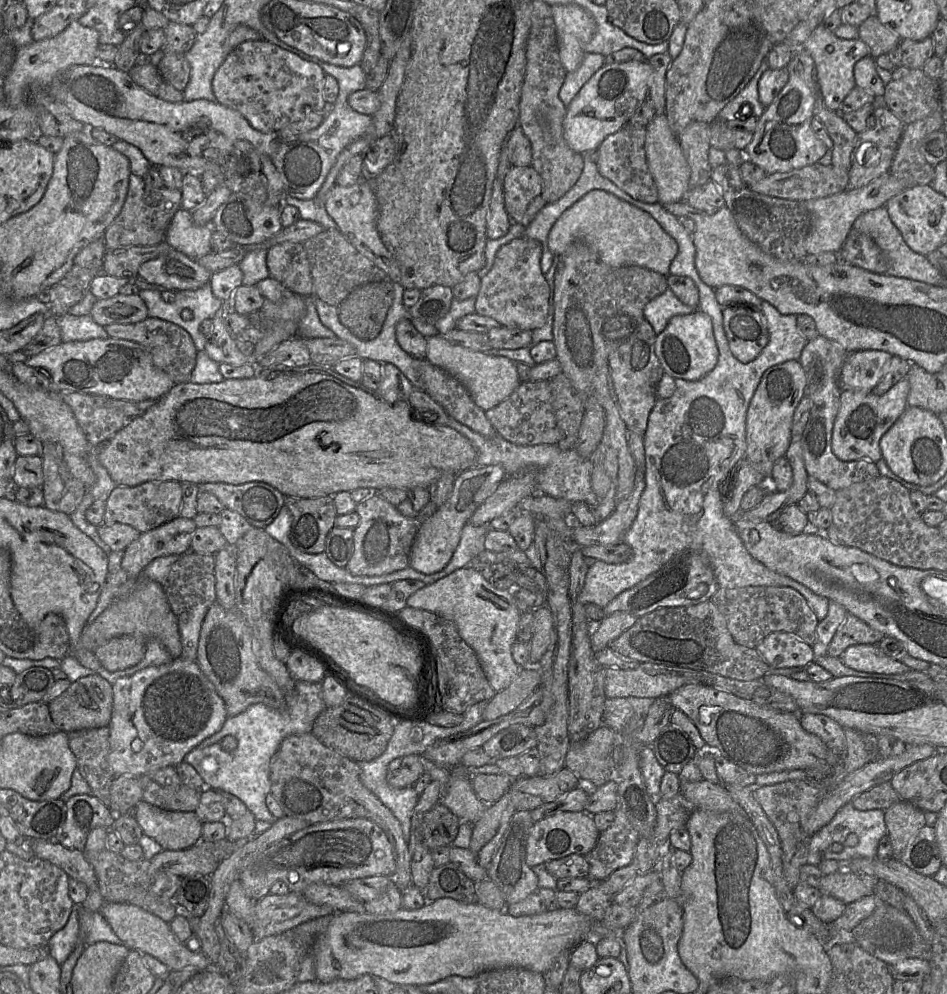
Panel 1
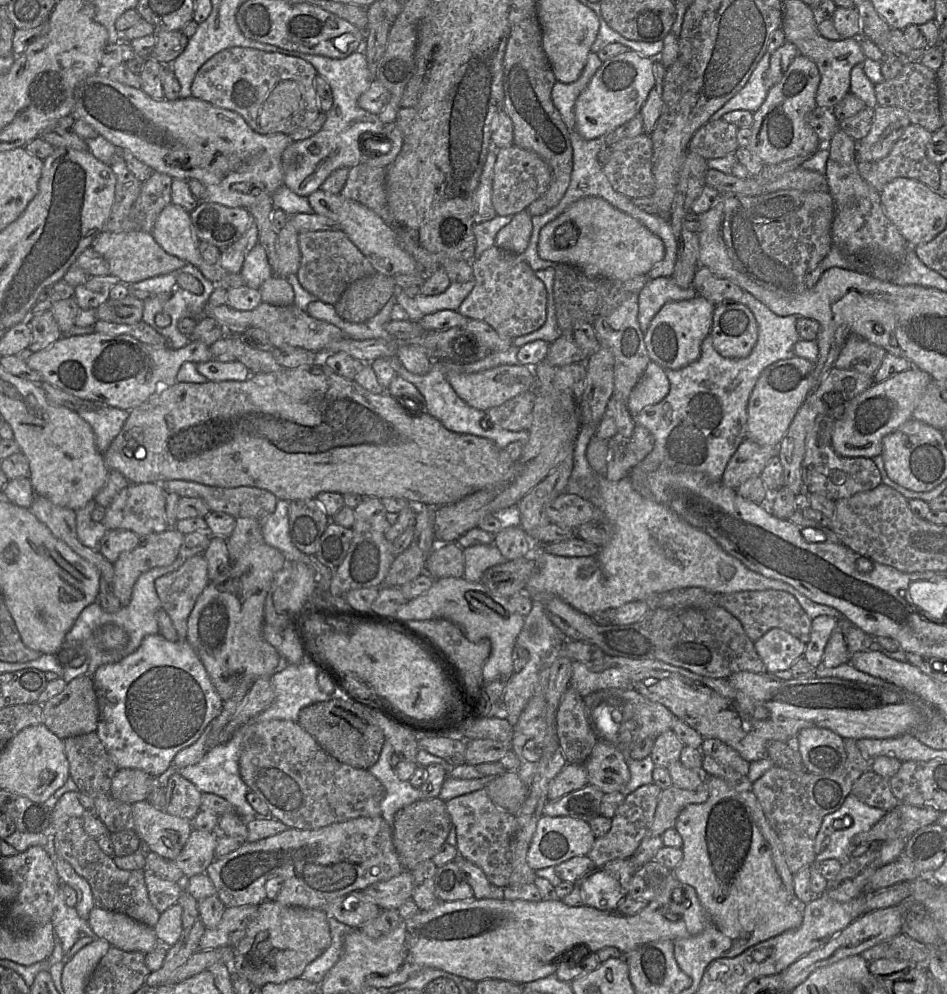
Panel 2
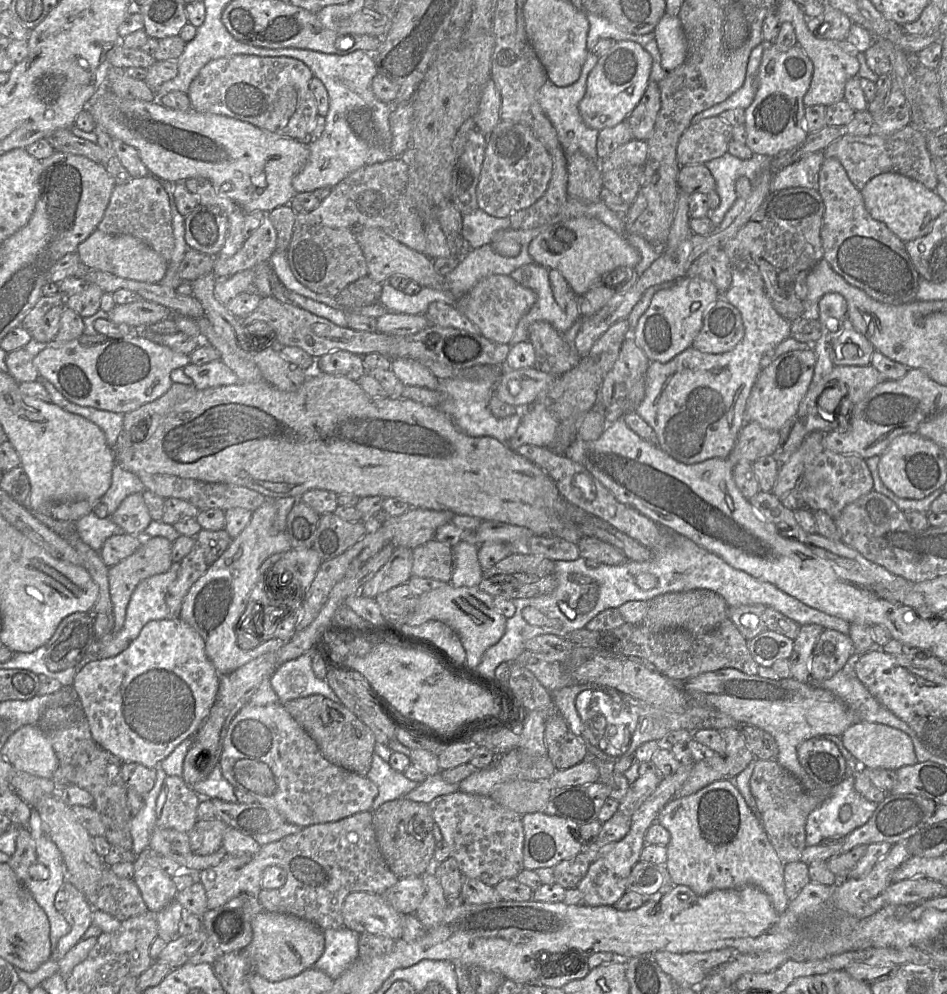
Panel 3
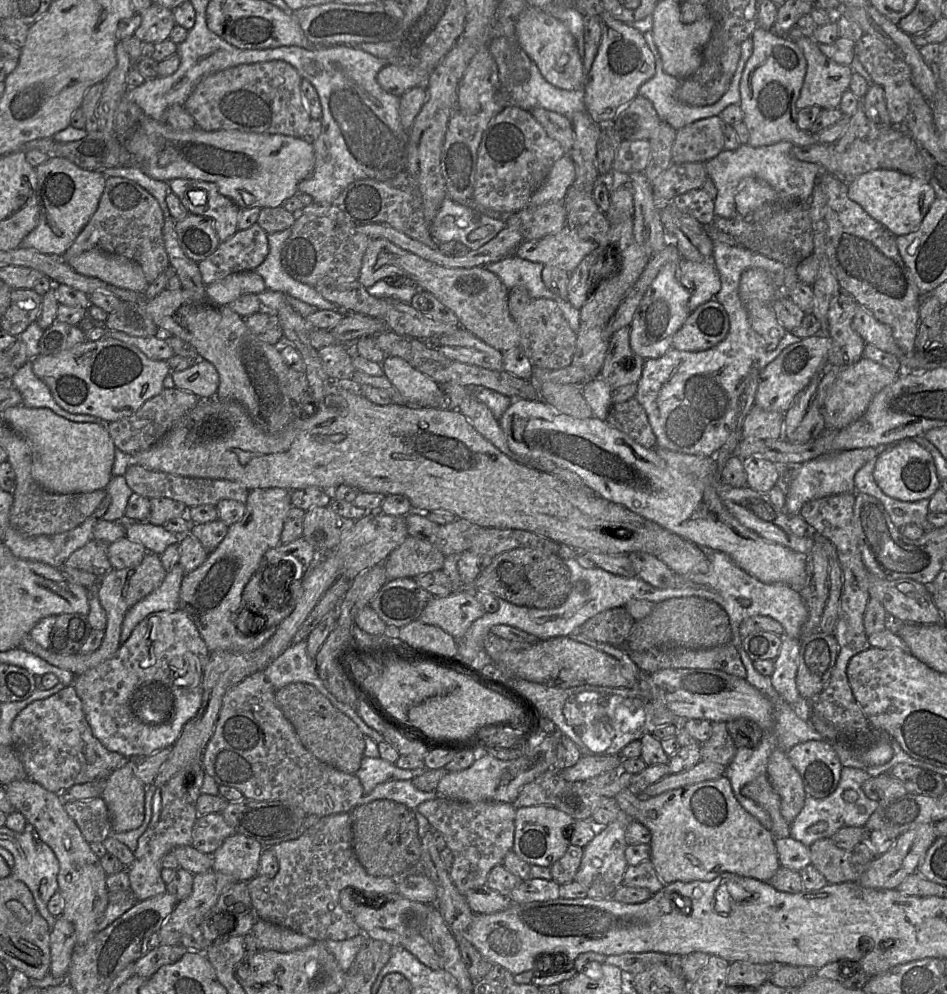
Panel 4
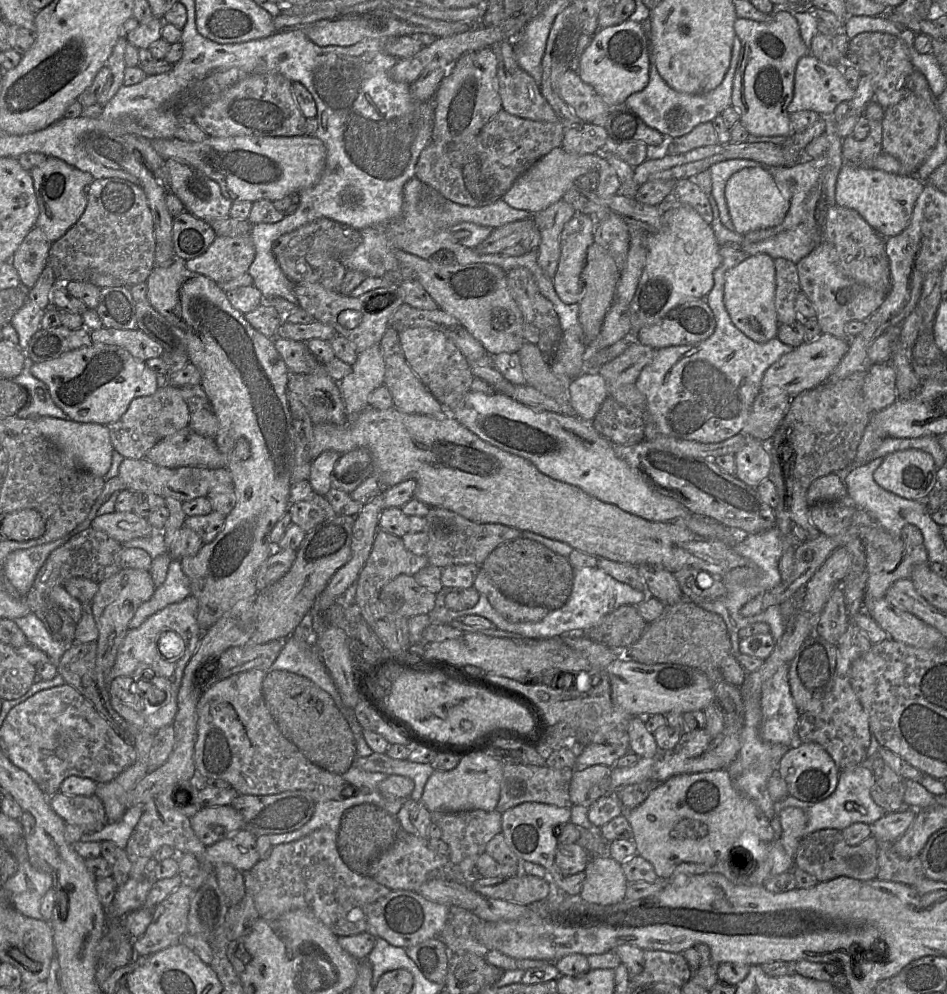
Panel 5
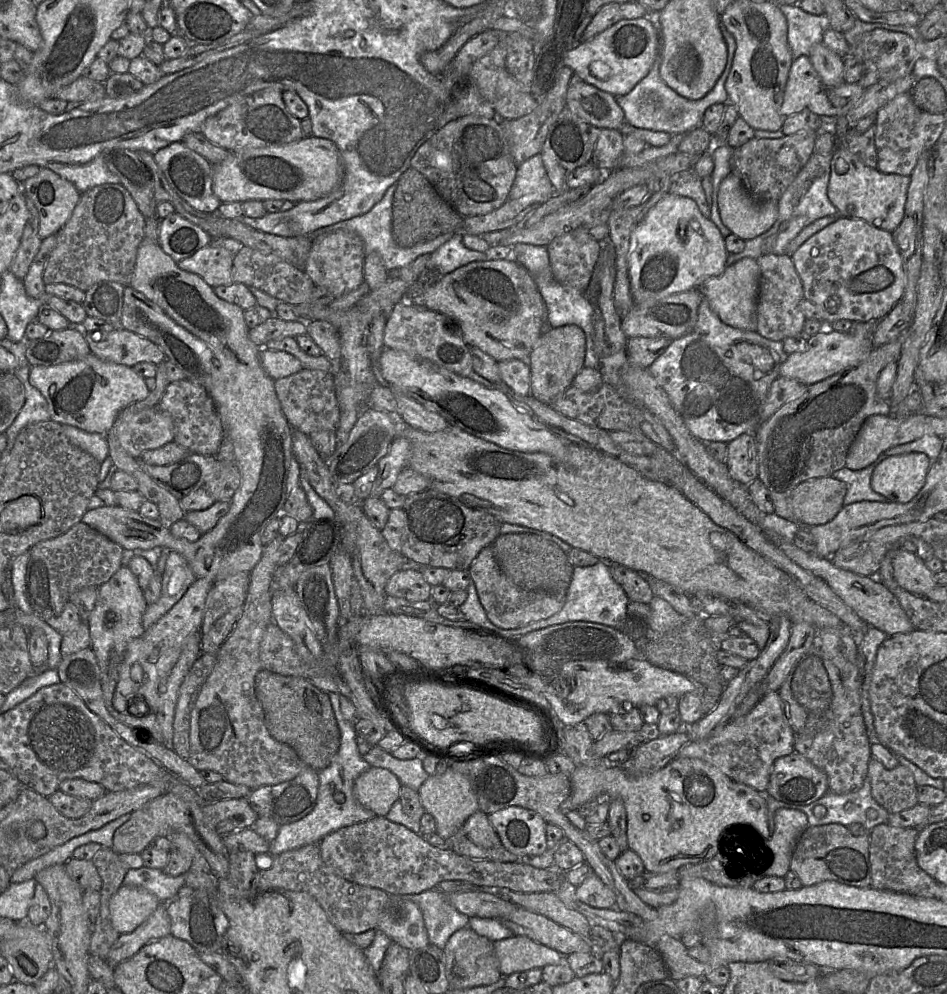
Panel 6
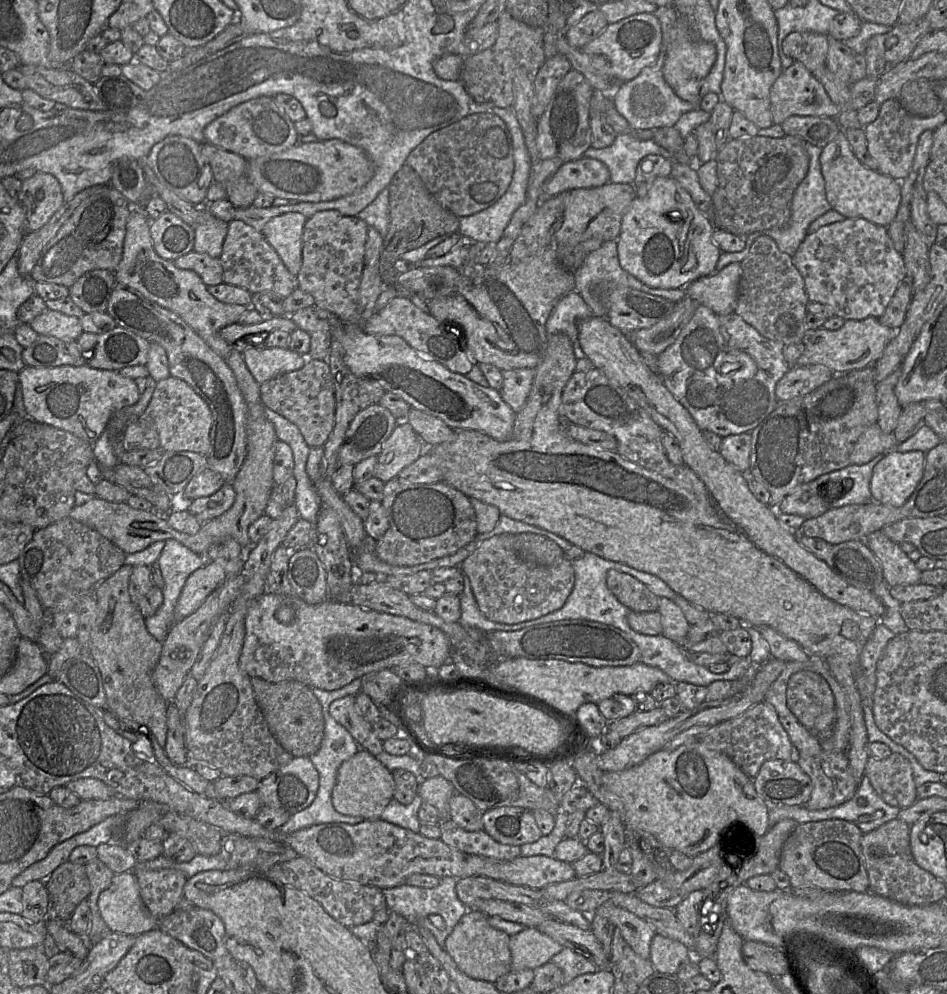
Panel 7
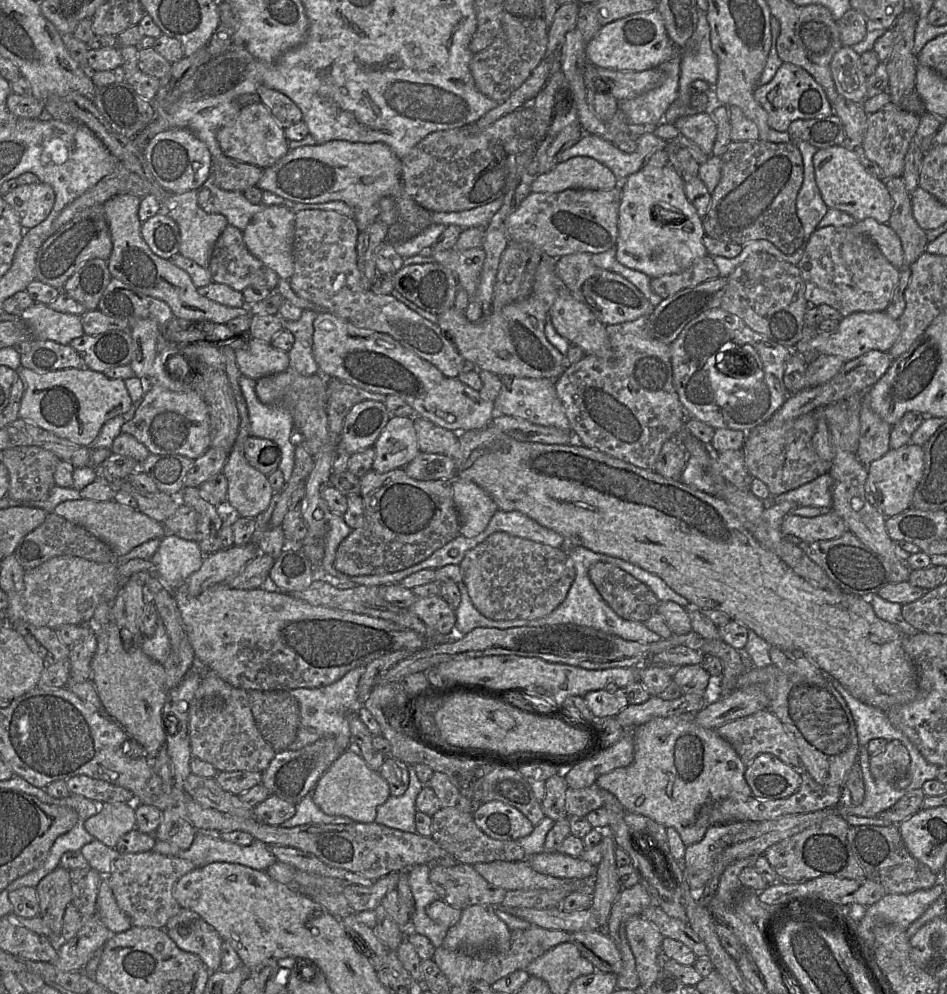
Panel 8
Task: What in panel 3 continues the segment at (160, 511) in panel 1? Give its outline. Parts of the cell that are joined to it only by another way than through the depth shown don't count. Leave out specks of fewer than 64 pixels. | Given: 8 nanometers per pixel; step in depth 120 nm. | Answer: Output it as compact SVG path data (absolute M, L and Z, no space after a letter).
M134 493L126 497L110 516L110 519L125 533L135 536L143 536L152 521L143 493Z

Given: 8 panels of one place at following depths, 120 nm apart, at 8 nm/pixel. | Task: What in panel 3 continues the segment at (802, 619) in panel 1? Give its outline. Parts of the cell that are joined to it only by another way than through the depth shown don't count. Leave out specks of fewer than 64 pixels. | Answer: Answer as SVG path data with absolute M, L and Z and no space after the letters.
M761 604L729 607L728 618L746 641L765 631L774 631L794 640L801 629L797 622Z

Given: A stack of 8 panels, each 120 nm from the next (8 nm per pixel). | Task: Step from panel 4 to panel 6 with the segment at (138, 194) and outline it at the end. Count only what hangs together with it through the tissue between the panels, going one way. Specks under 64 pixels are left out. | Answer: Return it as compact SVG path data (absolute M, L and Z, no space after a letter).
M102 184L82 193L71 217L56 234L56 246L43 272L44 283L64 283L84 292L103 281L129 286L138 248L145 238L145 222L131 194L121 184Z

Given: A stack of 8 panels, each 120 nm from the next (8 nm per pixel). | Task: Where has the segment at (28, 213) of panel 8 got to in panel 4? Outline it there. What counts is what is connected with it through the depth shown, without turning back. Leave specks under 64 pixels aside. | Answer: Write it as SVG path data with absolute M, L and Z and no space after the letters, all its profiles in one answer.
M64 157L50 159L35 167L38 180L39 220L19 247L32 248L42 254L62 256L96 212L106 178L98 171L78 167Z

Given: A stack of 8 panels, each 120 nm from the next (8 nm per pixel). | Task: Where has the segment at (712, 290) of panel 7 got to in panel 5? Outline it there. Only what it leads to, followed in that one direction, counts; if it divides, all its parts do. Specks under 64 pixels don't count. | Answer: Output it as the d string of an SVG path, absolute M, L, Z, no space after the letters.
M766 254L750 255L725 274L725 308L733 324L755 342L765 343L777 337L779 323L775 309L775 290L774 259Z

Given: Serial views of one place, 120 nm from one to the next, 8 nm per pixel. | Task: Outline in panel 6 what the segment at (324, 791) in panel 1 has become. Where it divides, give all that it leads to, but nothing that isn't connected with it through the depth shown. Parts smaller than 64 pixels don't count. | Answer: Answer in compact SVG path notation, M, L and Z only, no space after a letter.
M278 534L265 545L259 562L249 573L249 586L241 614L217 651L214 668L201 687L190 716L188 762L199 771L218 772L227 781L252 790L291 780L307 766L291 746L272 737L255 693L255 676L263 669L259 657L262 633L270 622L274 622L271 582L283 539Z

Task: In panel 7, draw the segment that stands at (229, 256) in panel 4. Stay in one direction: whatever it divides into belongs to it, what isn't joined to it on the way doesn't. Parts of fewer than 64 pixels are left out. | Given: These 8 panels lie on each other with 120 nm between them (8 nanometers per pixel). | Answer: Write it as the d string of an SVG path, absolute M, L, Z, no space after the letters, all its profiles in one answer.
M192 251L177 258L173 263L179 269L197 273L206 286L223 283L223 269L219 258Z

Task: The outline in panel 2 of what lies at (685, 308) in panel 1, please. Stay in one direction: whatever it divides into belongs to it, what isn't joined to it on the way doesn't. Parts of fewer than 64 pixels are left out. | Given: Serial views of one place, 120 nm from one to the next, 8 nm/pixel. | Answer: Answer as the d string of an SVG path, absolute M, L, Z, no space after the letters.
M657 277L648 280L638 294L638 321L645 333L654 318L667 302L690 300L697 295L693 287L681 288L673 277Z

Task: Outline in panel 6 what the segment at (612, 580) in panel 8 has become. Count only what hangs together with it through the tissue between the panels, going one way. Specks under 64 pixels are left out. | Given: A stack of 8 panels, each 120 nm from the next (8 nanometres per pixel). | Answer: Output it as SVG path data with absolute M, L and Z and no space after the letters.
M618 563L610 564L610 574L614 581L625 591L631 602L649 604L654 594L648 581L639 572Z

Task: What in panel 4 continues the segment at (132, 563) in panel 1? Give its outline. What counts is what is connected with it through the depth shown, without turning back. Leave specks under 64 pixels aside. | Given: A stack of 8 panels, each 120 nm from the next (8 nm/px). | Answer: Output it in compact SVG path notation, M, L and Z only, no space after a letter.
M146 553L145 557L135 567L124 569L113 569L106 576L99 579L98 596L99 601L106 613L105 635L100 647L89 654L61 655L48 651L34 641L30 635L22 638L18 649L32 653L51 665L73 672L76 676L85 671L99 665L100 663L112 658L120 647L120 635L122 631L122 623L128 610L141 599L156 590L163 582L166 571L161 563L160 555L154 553Z

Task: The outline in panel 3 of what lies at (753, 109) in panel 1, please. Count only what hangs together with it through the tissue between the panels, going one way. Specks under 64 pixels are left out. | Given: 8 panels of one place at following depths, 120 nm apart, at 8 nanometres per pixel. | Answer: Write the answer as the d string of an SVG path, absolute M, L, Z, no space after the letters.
M762 42L751 51L743 85L723 102L695 115L692 119L692 124L702 119L719 116L724 111L730 109L741 108L745 110L751 105L758 88L757 75L762 54L766 47L767 43Z

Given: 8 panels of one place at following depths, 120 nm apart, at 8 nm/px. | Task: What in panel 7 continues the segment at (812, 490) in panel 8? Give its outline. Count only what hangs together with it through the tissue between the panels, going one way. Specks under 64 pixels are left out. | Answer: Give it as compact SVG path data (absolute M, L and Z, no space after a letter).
M885 452L877 455L868 463L862 465L850 464L842 469L817 477L818 484L829 486L830 483L840 483L844 489L844 493L839 498L830 502L830 507L838 508L849 504L874 502L870 491L870 480L874 466L884 455Z

